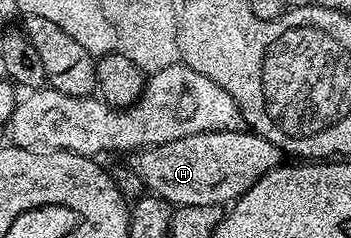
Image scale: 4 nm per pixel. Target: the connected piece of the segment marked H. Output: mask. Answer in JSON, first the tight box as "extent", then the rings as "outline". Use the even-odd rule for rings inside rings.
{"extent":[127,131,283,207],"outline":[[[209,131],[206,135],[179,137],[179,141],[167,141],[158,147],[146,147],[134,151],[128,156],[127,166],[143,181],[143,185],[152,194],[158,195],[169,203],[182,207],[221,207],[236,201],[241,195],[246,195],[251,187],[261,180],[264,175],[282,166],[283,153],[274,143],[267,141],[261,135],[252,131]]]}

